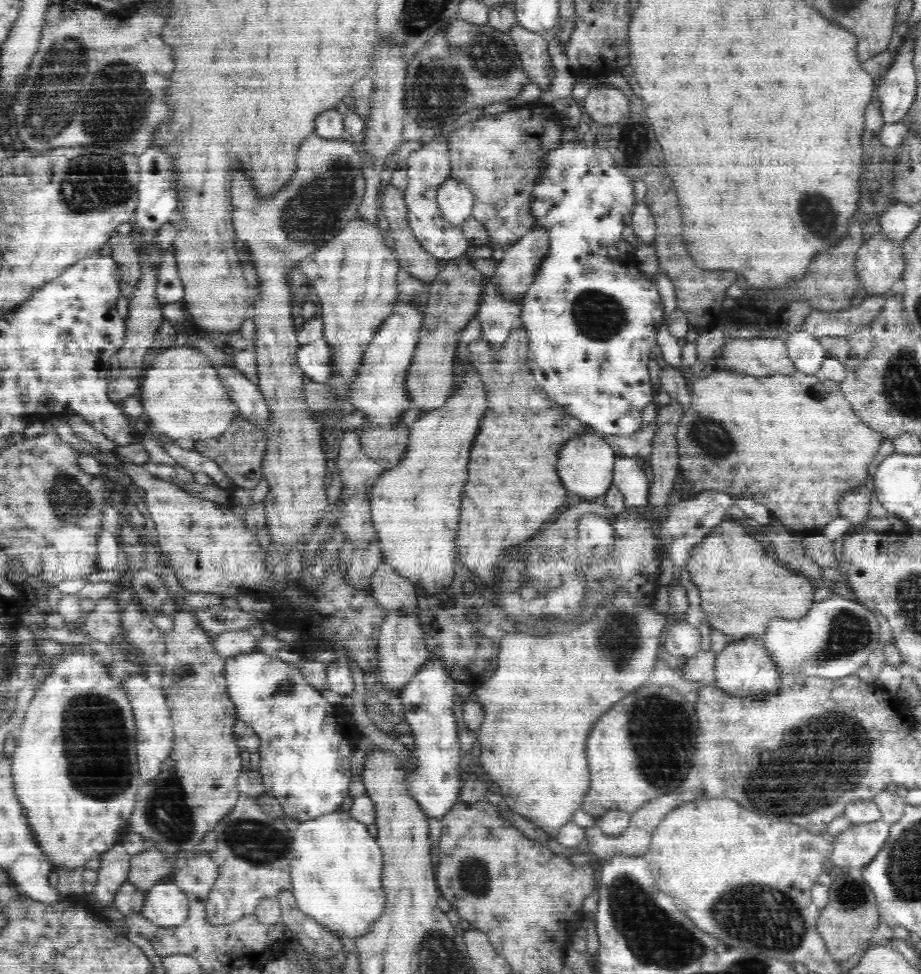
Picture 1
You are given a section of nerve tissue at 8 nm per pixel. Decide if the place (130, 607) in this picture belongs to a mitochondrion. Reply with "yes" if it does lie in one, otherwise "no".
no

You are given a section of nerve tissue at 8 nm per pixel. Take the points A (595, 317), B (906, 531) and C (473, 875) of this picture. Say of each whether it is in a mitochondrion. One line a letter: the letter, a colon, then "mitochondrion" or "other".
A: mitochondrion
B: other
C: mitochondrion

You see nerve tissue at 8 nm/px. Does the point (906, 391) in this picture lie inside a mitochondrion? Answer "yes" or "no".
yes

